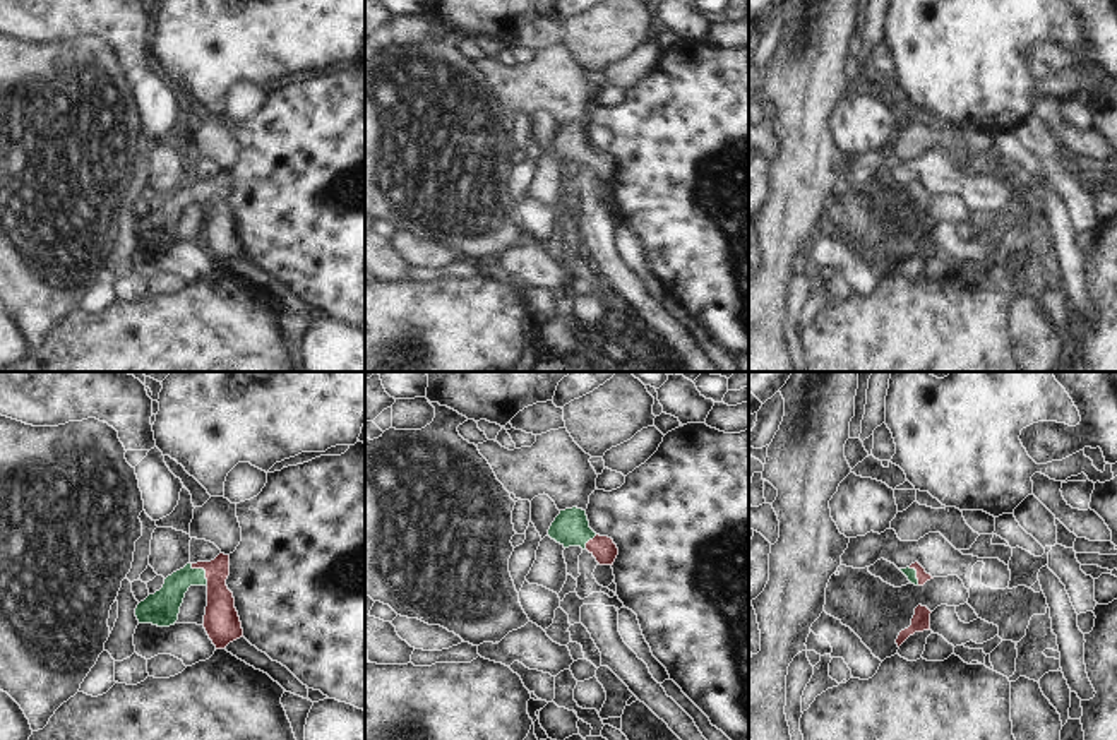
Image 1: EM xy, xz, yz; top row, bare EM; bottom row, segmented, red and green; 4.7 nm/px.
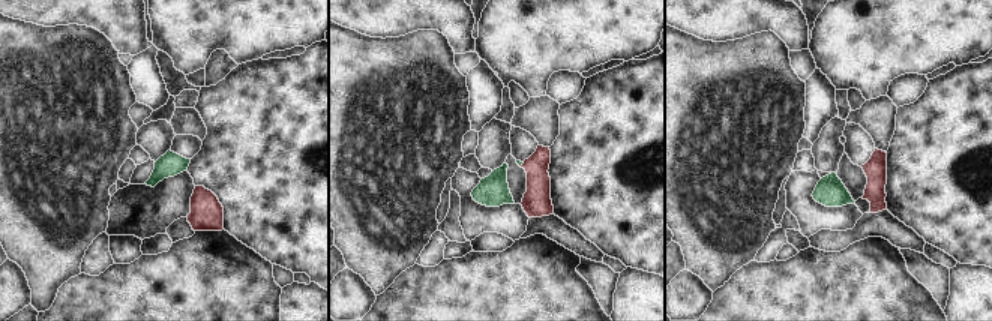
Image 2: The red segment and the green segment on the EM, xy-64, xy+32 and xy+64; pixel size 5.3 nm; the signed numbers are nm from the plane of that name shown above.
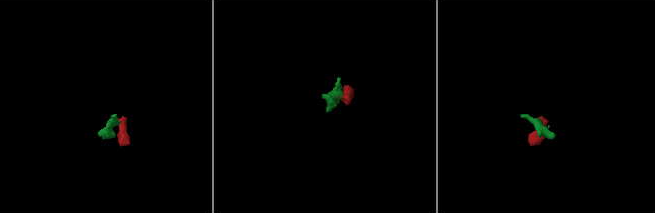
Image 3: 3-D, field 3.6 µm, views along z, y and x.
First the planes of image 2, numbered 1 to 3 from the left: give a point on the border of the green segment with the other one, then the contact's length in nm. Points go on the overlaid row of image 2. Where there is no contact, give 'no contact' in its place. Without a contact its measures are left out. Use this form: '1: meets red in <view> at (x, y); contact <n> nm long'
1: no contact
2: meets red in xy+32 at (523, 164); contact 40 nm long
3: no contact

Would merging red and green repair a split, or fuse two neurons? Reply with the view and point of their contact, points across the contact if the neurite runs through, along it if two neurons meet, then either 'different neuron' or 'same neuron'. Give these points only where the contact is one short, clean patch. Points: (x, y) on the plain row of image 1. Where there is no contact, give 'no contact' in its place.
xy (204, 185) | across xy (221, 235), (216, 197), (204, 185), (192, 190), (165, 221) | same neuron

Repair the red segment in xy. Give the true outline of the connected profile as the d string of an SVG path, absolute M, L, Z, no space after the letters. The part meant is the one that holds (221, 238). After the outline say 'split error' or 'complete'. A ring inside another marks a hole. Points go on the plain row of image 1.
M219 170L211 178L187 180L183 185L168 192L159 207L137 221L135 233L139 240L158 243L175 242L188 204L206 202L207 223L202 242L216 266L224 266L230 259L243 254L235 214L226 202L228 192L230 171L224 170Z; split error

